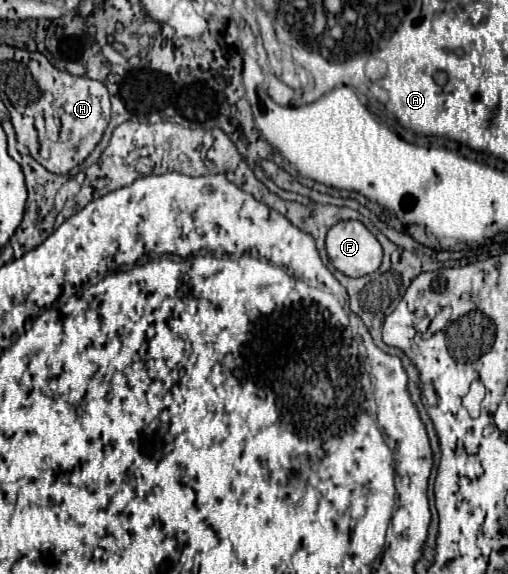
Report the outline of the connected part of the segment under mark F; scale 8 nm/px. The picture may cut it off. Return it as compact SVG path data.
M343 220L331 226L325 242L329 262L349 278L371 274L381 264L381 244L357 220Z

